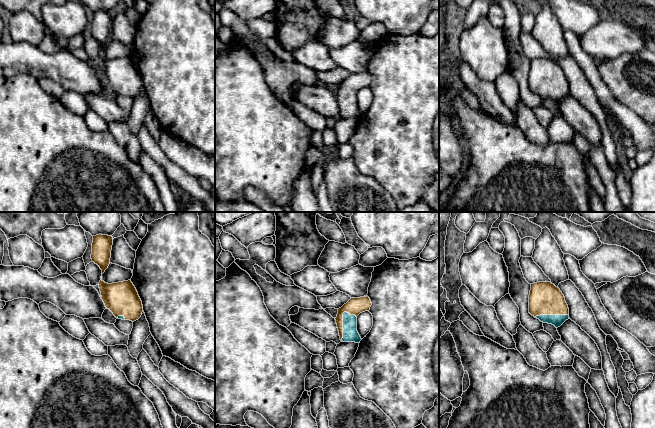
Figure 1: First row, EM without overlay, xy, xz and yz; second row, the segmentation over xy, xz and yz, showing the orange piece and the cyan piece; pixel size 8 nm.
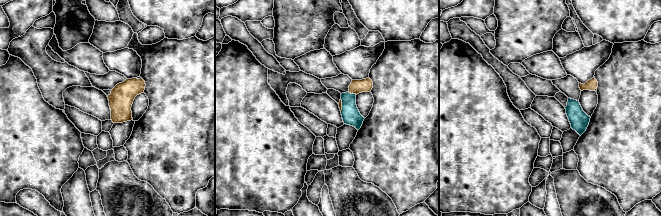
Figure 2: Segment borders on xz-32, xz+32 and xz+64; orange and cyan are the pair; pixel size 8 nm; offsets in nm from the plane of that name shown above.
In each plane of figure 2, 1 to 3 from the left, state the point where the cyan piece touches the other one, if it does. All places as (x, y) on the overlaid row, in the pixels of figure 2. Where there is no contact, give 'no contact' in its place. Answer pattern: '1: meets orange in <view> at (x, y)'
1: no contact
2: meets orange in xz+32 at (352, 92)
3: no contact

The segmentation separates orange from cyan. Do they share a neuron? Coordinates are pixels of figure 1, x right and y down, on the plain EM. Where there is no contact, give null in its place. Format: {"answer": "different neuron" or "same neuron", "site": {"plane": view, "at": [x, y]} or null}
{"answer": "same neuron", "site": {"plane": "xz", "at": [342, 101]}}

